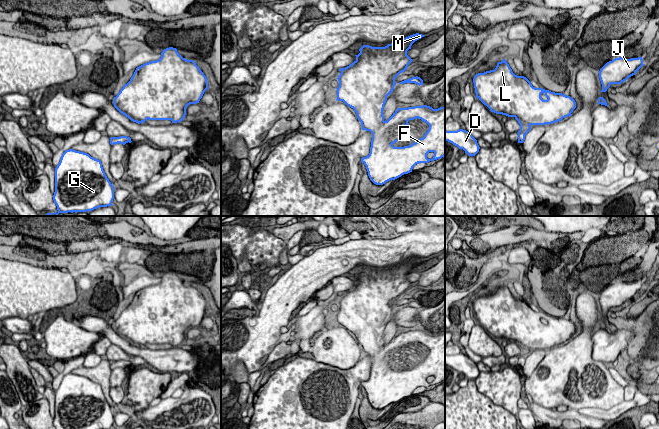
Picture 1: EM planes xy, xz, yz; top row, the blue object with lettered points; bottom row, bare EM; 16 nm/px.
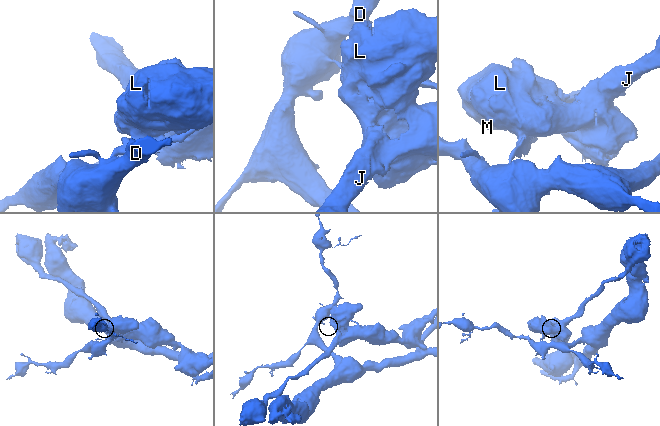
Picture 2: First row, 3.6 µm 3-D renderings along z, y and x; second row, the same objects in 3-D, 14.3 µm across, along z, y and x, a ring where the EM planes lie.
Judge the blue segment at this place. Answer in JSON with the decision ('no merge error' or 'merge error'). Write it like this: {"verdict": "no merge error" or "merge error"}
{"verdict": "merge error"}

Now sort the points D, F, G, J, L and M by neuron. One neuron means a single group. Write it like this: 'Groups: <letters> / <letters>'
Groups: D G / F J L M

